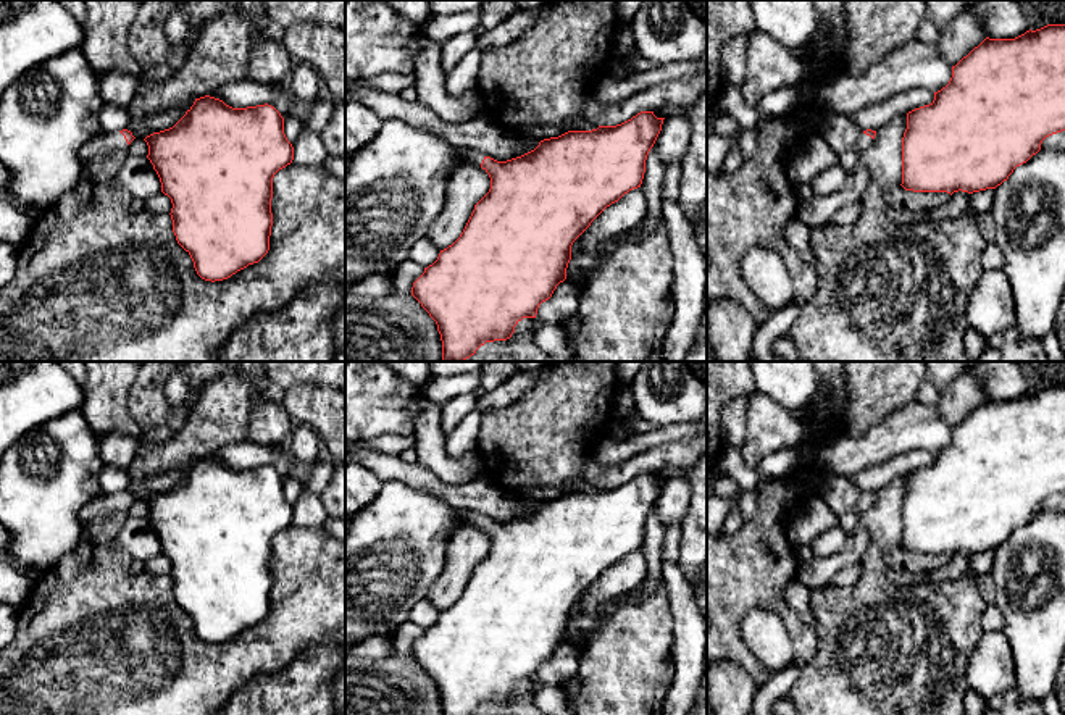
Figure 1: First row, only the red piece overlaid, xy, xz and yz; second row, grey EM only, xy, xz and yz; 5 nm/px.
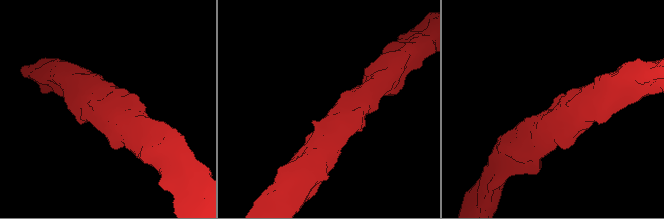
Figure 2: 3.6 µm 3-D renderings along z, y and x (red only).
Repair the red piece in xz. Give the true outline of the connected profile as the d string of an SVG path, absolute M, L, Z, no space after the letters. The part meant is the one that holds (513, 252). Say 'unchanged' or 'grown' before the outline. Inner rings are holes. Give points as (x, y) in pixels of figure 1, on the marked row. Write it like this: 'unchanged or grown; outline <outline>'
grown; outline M641 111L616 126L568 131L544 139L534 150L507 161L497 161L471 148L455 148L460 161L474 163L489 174L491 189L474 205L460 237L441 250L437 260L424 268L411 287L411 295L437 324L442 362L465 362L486 342L510 339L523 318L536 318L539 305L566 279L573 242L607 207L641 187L647 155L662 131L663 119L654 111Z

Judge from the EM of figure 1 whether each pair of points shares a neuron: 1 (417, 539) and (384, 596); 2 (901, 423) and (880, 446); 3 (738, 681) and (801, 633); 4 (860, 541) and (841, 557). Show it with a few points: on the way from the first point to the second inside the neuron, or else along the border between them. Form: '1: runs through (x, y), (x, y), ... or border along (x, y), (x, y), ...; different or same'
1: runs through (402, 554), (384, 572), (384, 581); same
2: runs through (897, 428), (885, 441); same
3: border along (723, 659), (738, 662), (759, 686); different
4: runs through (856, 546), (846, 556); same

